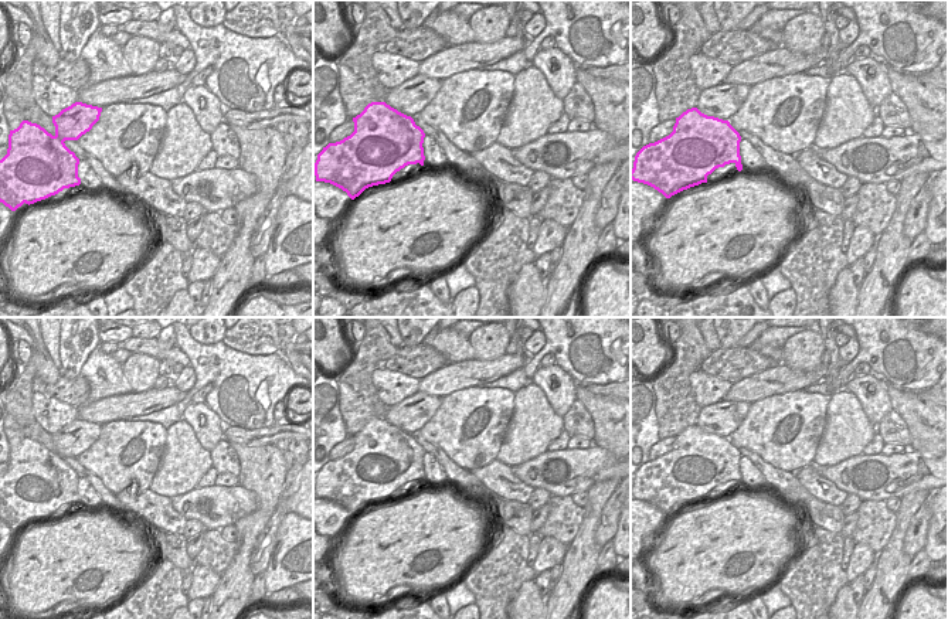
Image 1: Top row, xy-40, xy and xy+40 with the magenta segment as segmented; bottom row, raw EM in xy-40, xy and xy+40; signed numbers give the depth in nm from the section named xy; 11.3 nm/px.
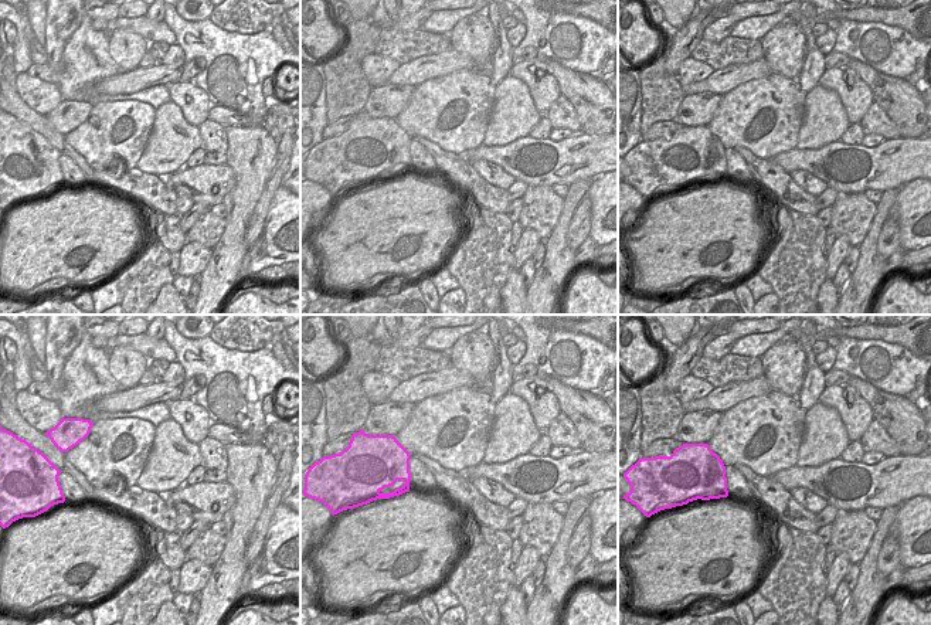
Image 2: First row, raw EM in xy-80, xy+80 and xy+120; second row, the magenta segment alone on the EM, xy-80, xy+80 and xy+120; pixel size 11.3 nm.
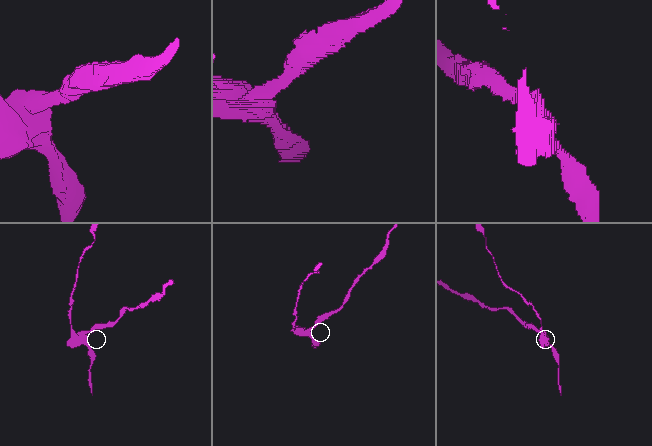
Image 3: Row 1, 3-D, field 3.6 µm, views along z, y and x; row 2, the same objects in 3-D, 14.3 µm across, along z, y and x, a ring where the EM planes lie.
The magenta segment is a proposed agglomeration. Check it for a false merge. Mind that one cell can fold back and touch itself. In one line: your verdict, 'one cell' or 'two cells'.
two cells

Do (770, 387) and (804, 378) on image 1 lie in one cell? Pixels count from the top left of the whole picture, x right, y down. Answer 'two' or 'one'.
one

